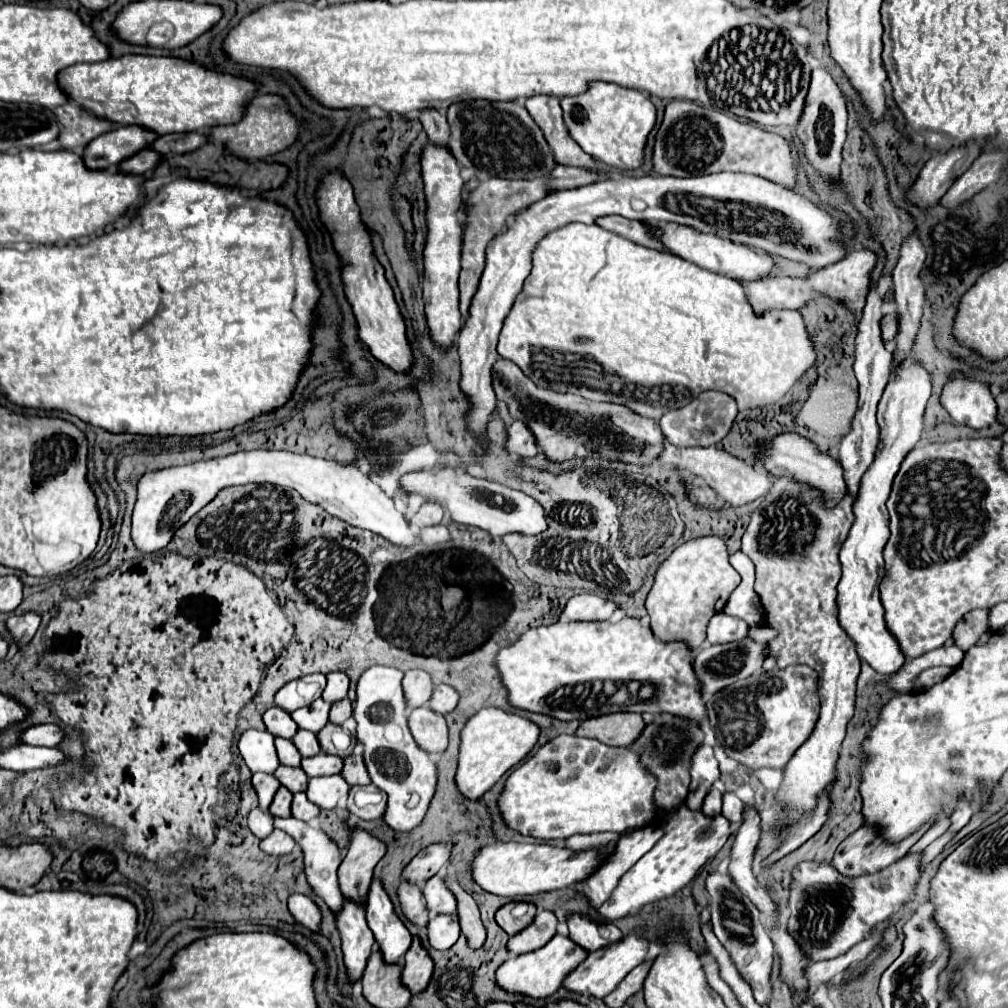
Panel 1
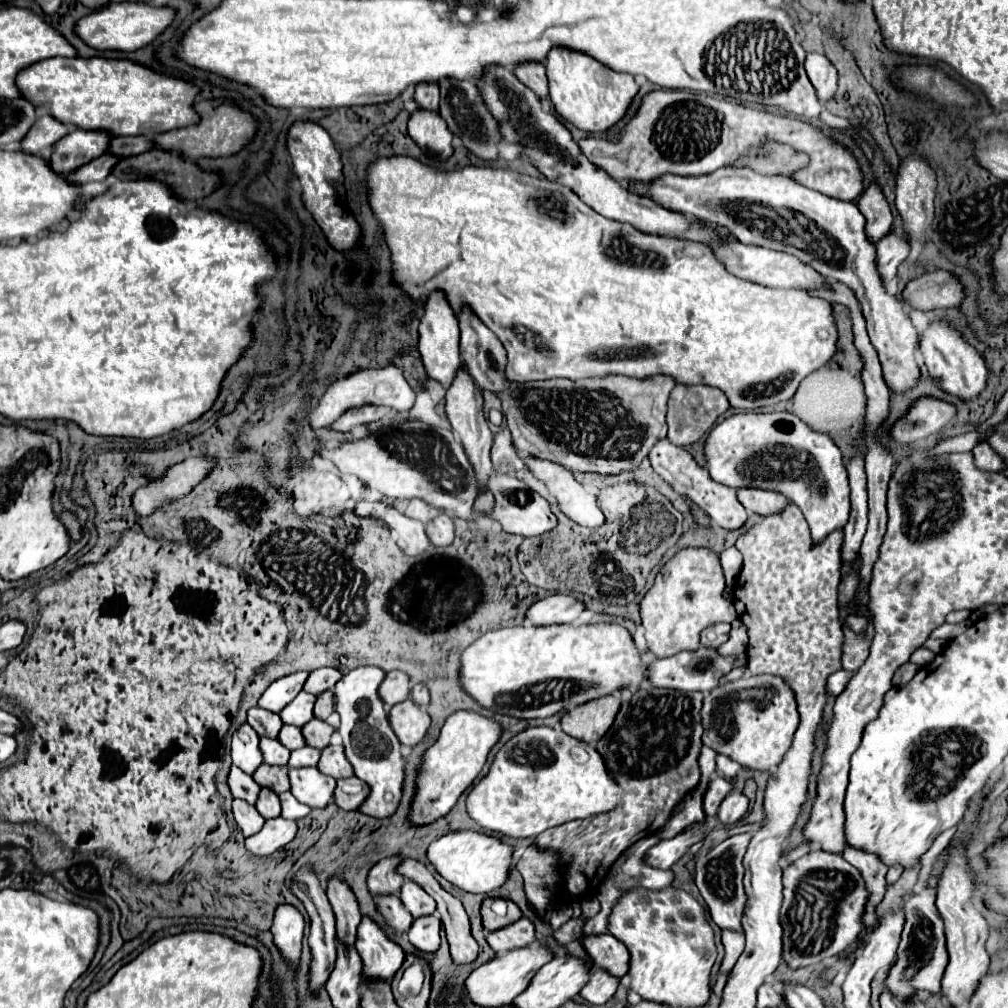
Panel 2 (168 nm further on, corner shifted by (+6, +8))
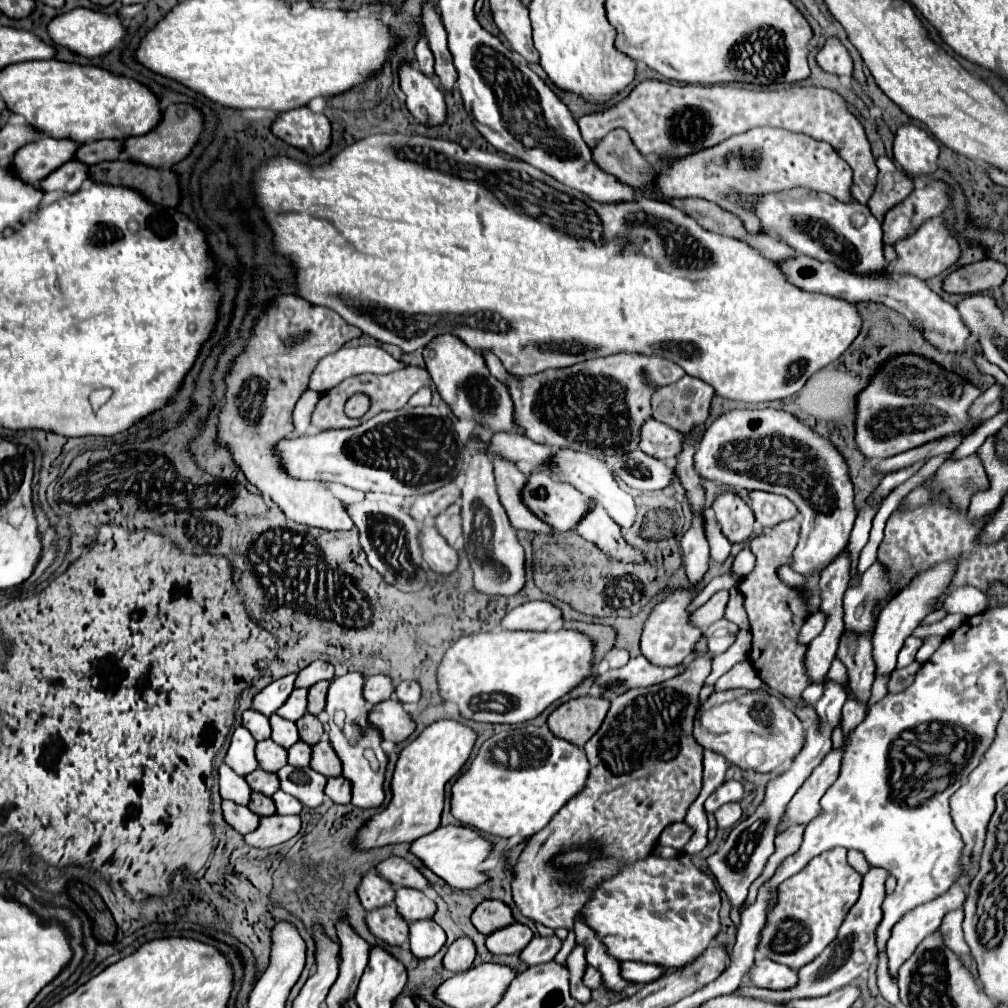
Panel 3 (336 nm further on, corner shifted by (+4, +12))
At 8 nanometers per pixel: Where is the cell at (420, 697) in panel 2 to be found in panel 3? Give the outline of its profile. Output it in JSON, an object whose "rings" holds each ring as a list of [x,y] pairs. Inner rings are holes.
{"rings":[[[401,682],[395,688],[395,696],[403,702],[403,704],[415,704],[421,698],[421,686],[419,682]]]}

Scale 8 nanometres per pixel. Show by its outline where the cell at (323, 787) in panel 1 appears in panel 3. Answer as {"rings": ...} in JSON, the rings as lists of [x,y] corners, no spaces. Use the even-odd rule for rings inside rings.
{"rings":[[[291,764],[283,766],[277,774],[281,780],[281,790],[295,796],[303,806],[317,808],[323,804],[327,784],[327,778],[323,774],[315,772],[309,766],[299,768]]]}

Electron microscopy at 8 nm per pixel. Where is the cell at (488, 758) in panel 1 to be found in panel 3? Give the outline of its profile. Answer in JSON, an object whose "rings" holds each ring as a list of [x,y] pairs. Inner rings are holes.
{"rings":[[[439,720],[427,726],[409,746],[401,750],[391,782],[393,800],[381,814],[373,816],[367,826],[361,828],[357,846],[361,850],[369,850],[397,842],[413,842],[439,828],[445,804],[445,784],[463,770],[473,752],[475,740],[475,730],[455,720]]]}

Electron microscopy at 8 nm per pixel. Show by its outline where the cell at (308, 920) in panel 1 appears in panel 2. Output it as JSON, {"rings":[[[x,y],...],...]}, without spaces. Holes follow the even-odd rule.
{"rings":[[[281,904],[275,910],[275,920],[269,932],[273,934],[273,944],[281,952],[287,966],[293,966],[301,958],[301,940],[303,940],[305,920],[295,906]]]}

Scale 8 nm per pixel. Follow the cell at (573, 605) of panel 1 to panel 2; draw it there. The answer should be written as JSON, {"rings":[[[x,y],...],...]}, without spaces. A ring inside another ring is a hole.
{"rings":[[[551,594],[527,608],[525,622],[533,626],[571,624],[581,616],[583,610],[583,604],[571,594]]]}

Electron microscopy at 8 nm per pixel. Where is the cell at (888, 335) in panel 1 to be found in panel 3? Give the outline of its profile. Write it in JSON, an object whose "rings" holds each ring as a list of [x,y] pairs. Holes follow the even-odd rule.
{"rings":[[[985,258],[981,262],[967,264],[951,272],[943,280],[943,290],[949,294],[969,296],[969,294],[977,294],[1001,286],[1005,276],[1007,276],[1007,268],[1003,264]]]}

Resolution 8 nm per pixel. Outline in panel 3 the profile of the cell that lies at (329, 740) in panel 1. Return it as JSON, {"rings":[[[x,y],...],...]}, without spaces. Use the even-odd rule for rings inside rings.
{"rings":[[[305,714],[303,718],[297,720],[297,728],[299,728],[299,736],[303,742],[307,742],[309,746],[315,746],[319,740],[321,740],[321,734],[323,734],[323,724],[319,722],[317,716],[313,714]]]}

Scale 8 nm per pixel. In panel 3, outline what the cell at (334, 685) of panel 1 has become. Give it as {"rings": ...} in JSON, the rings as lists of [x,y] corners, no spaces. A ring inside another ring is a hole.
{"rings":[[[317,660],[317,662],[309,664],[307,668],[303,668],[303,670],[299,672],[299,676],[297,676],[297,680],[295,680],[295,684],[297,684],[295,688],[311,688],[313,684],[317,684],[317,682],[321,682],[321,680],[333,680],[333,678],[335,678],[335,668],[333,668],[333,664]]]}

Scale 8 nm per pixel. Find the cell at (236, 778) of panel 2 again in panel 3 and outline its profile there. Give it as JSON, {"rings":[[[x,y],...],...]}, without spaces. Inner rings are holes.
{"rings":[[[221,764],[219,768],[219,792],[221,798],[235,800],[237,804],[249,804],[251,798],[251,788],[247,780],[235,770],[231,770],[227,764]]]}

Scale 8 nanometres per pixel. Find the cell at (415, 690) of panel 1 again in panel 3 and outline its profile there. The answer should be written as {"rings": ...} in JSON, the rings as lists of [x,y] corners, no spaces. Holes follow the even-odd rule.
{"rings":[[[379,674],[379,676],[369,676],[367,678],[367,684],[363,688],[363,696],[365,700],[373,706],[373,704],[379,704],[383,700],[389,700],[395,692],[395,684],[389,676],[385,674]]]}

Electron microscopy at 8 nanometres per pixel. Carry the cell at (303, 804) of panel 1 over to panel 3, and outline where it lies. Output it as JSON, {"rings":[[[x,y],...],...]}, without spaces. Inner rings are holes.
{"rings":[[[283,790],[275,792],[275,796],[271,796],[271,798],[273,798],[279,814],[299,814],[303,810],[303,804],[299,804],[299,800],[285,794]]]}

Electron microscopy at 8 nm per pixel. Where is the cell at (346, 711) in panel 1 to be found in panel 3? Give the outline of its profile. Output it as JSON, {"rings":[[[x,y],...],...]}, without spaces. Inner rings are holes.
{"rings":[[[323,680],[321,684],[313,684],[313,686],[309,688],[309,706],[307,706],[307,710],[309,710],[311,714],[317,716],[319,712],[325,710],[327,688],[329,688],[329,682],[327,682],[327,680]]]}

